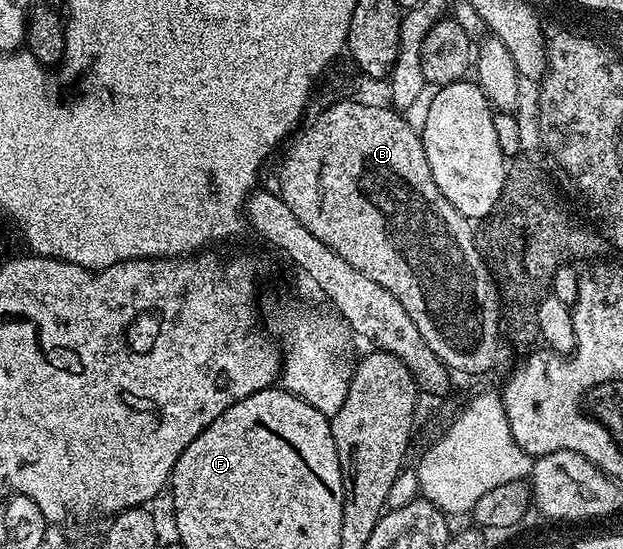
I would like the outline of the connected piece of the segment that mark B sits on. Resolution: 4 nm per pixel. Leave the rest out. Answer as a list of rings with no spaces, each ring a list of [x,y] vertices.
[[[360,98],[350,100],[340,100],[337,104],[331,104],[321,116],[315,117],[311,121],[312,125],[301,134],[296,140],[296,145],[288,152],[288,157],[284,160],[284,165],[280,168],[280,176],[284,179],[284,189],[282,195],[286,206],[294,210],[294,218],[318,238],[318,242],[326,242],[338,258],[346,258],[354,270],[362,270],[366,278],[374,278],[378,286],[386,286],[398,302],[402,302],[406,314],[410,314],[414,326],[418,326],[418,334],[426,338],[426,346],[438,354],[438,358],[444,367],[456,372],[492,372],[495,368],[507,369],[513,363],[512,348],[508,345],[508,340],[502,331],[498,330],[498,318],[502,302],[496,297],[493,286],[489,283],[488,275],[481,268],[480,260],[476,259],[476,252],[473,252],[474,224],[468,217],[458,211],[450,201],[444,197],[442,190],[438,190],[438,182],[434,182],[430,162],[426,162],[426,150],[419,131],[412,129],[412,124],[407,120],[407,115],[401,114],[395,107],[387,106],[383,108],[380,104],[363,104]]]

